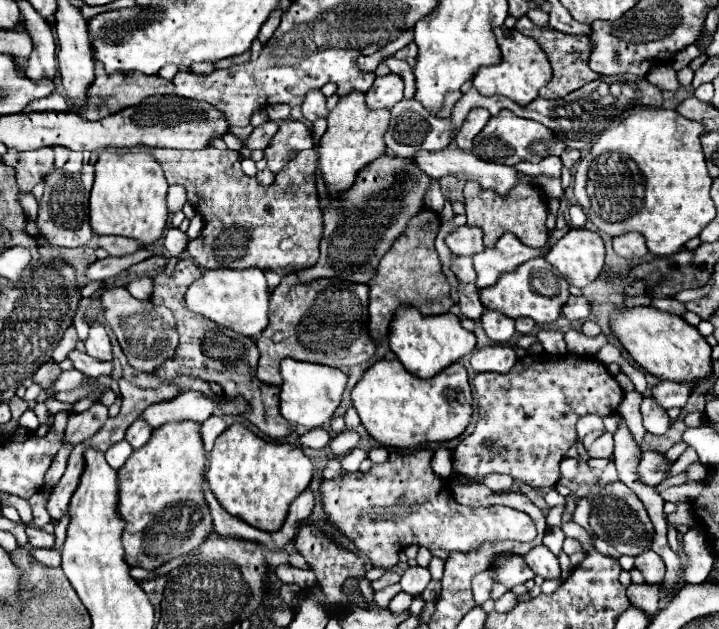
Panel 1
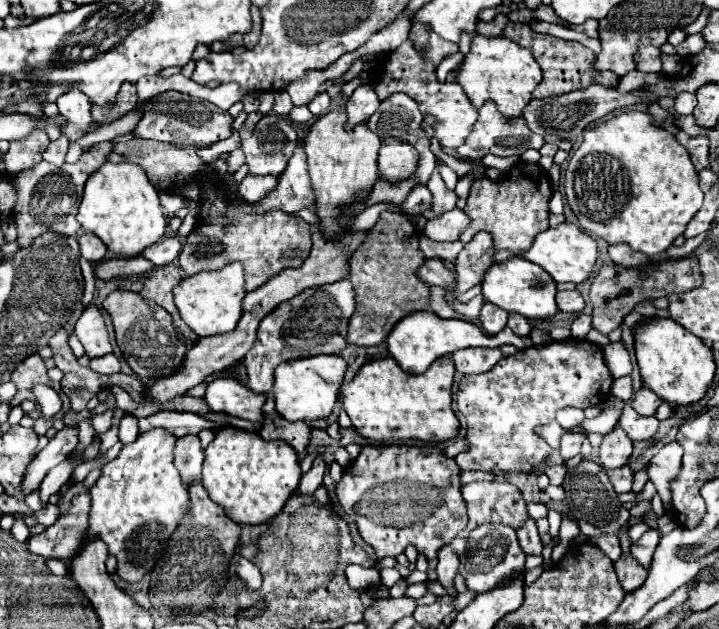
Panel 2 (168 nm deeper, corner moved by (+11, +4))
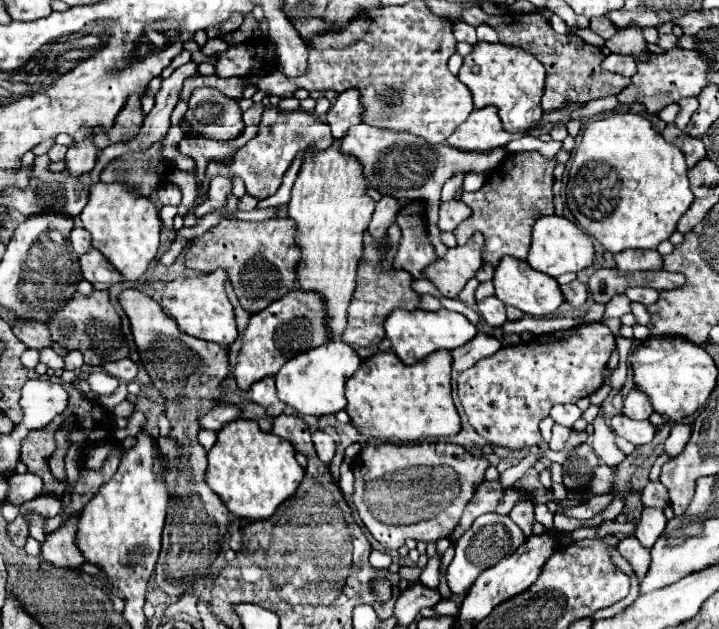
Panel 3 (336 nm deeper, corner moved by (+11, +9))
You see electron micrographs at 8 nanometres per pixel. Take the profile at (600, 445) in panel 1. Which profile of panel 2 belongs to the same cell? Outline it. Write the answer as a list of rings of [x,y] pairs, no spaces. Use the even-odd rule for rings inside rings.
[[[565,432],[565,434],[561,436],[561,448],[559,448],[561,458],[563,458],[563,460],[573,458],[573,456],[581,450],[583,440],[585,440],[583,434],[577,434],[577,432]]]

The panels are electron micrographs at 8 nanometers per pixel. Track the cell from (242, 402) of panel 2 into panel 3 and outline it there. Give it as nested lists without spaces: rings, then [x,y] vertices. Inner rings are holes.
[[[265,377],[263,381],[253,383],[253,387],[247,393],[241,393],[241,397],[247,397],[249,401],[261,405],[267,409],[267,413],[271,417],[277,417],[285,411],[285,403],[277,403],[277,393],[275,393],[275,379],[273,377]]]

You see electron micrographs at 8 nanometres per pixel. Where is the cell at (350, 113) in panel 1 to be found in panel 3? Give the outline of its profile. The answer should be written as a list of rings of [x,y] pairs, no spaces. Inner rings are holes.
[[[335,139],[331,147],[325,151],[305,151],[303,165],[299,169],[297,181],[291,191],[289,201],[289,217],[297,223],[297,245],[301,247],[301,265],[297,269],[297,281],[305,291],[319,291],[327,299],[327,315],[329,329],[335,335],[341,335],[347,323],[347,307],[355,291],[357,279],[357,263],[363,255],[363,231],[369,225],[375,201],[367,195],[365,175],[361,175],[361,163],[357,159],[349,159],[349,155],[341,155],[341,139]]]

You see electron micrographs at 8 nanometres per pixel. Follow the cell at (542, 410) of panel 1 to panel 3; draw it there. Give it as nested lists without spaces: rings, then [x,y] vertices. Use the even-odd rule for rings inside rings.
[[[587,323],[569,331],[557,331],[551,335],[535,337],[531,343],[519,343],[513,347],[501,347],[497,355],[481,359],[475,367],[463,371],[457,377],[457,395],[471,427],[487,439],[489,445],[523,449],[541,441],[539,421],[549,415],[555,403],[577,403],[583,397],[593,395],[603,385],[603,373],[611,351],[615,349],[615,337],[603,323]]]

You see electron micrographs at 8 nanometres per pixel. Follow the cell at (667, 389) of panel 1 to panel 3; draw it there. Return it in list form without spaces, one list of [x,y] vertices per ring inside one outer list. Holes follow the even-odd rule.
[[[629,391],[623,403],[623,413],[631,419],[649,419],[649,415],[653,413],[653,407],[649,403],[649,397],[643,391]]]

